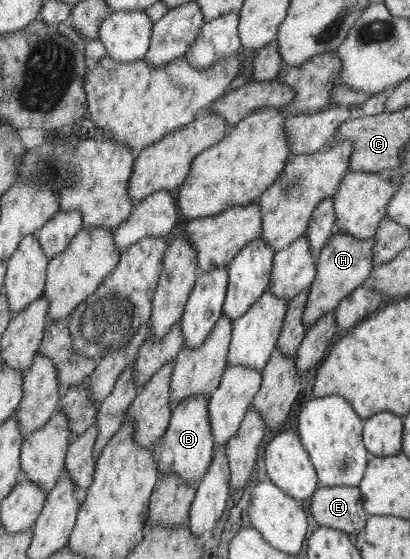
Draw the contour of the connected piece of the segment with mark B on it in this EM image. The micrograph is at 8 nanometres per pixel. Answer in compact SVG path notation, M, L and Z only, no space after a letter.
M193 395L174 406L171 422L164 436L153 446L156 461L160 462L160 451L164 455L160 468L162 475L177 473L186 483L198 486L207 474L212 462L212 453L216 446L213 440L211 412L208 407L210 395Z

